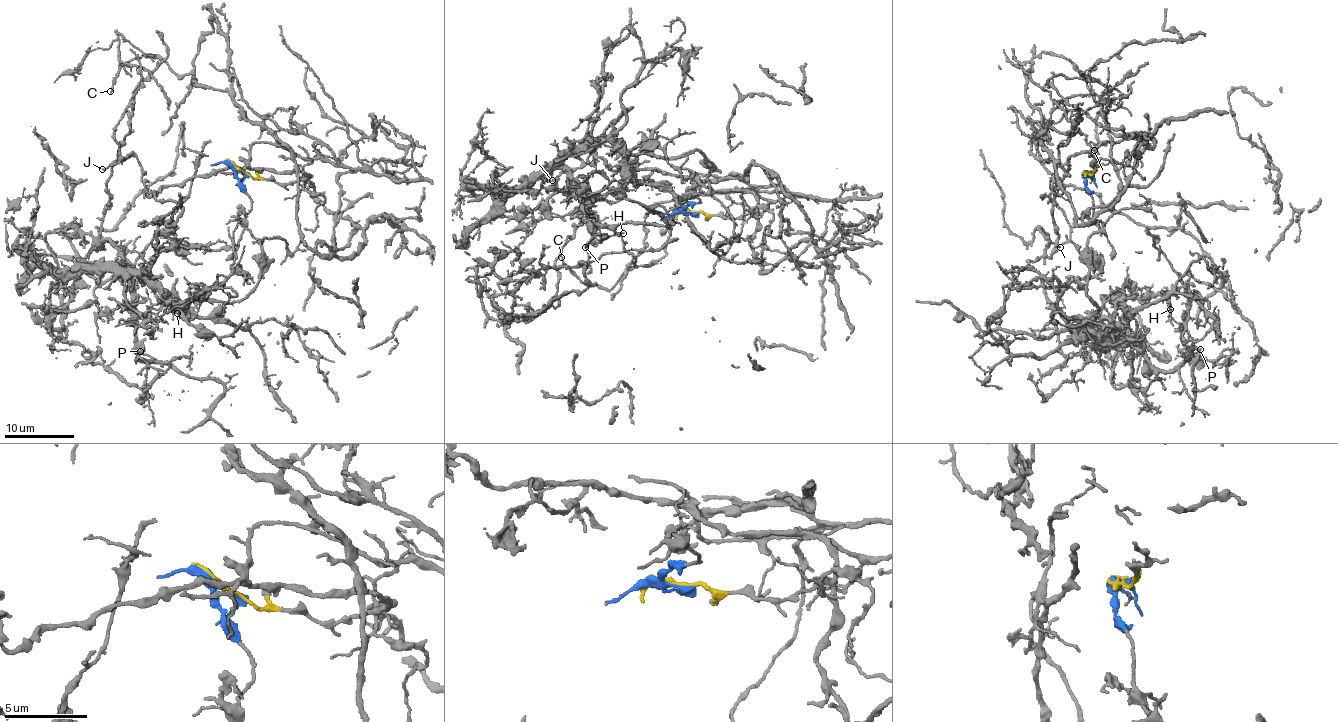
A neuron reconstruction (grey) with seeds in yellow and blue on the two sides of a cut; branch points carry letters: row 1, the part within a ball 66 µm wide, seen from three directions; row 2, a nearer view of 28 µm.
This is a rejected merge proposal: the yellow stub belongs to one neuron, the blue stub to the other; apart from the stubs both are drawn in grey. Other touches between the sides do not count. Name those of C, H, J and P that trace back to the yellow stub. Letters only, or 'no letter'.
C, J

